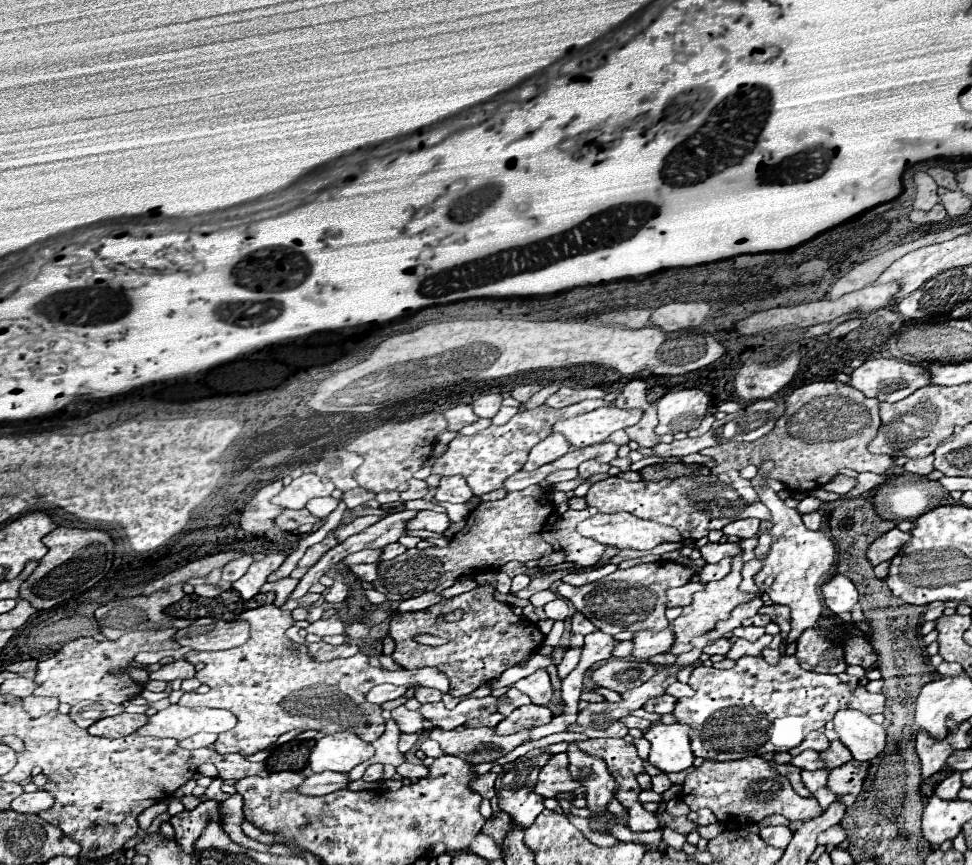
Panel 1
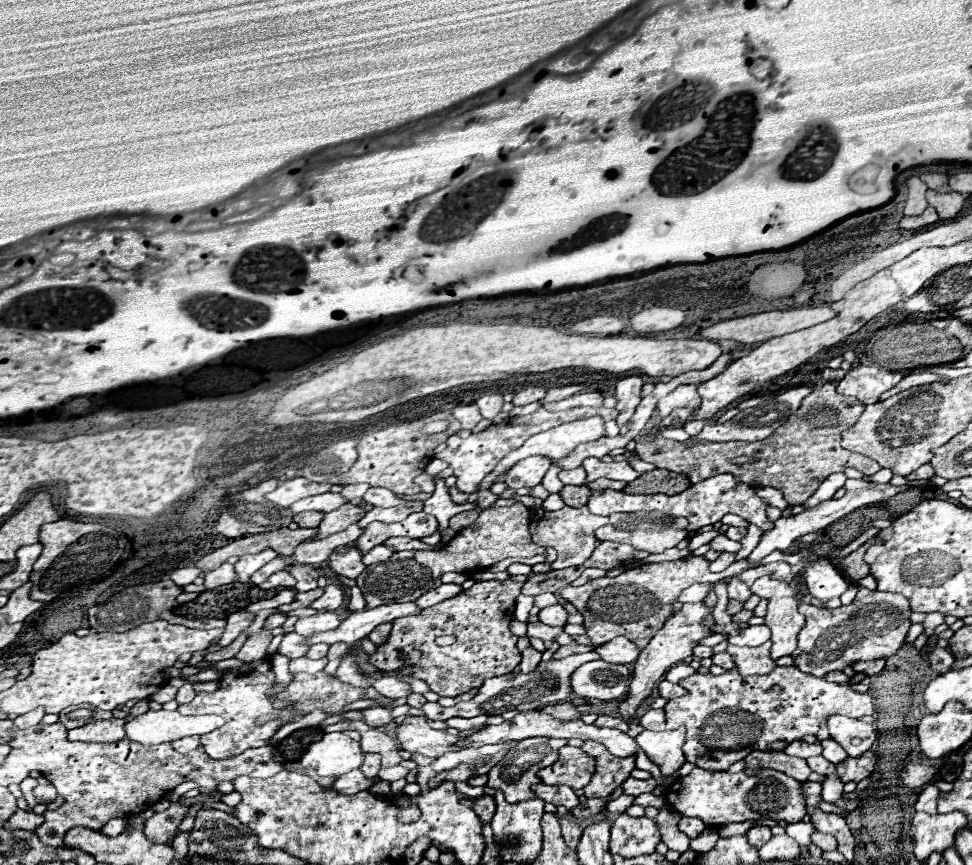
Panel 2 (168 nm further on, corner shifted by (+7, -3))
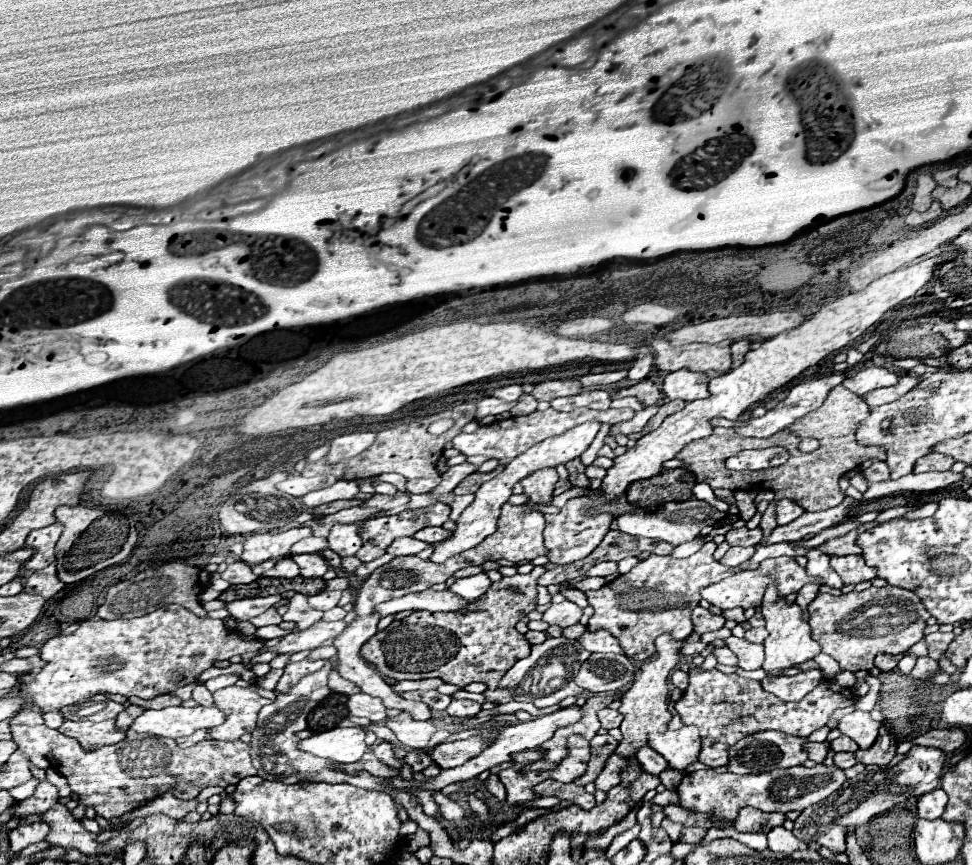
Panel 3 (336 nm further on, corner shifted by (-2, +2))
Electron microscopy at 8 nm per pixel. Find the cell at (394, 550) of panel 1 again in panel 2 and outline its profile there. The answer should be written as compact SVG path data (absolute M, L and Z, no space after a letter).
M392 537L386 543L390 547L394 547L396 551L402 551L402 549L432 549L432 545L426 545L418 539L410 539L410 537Z

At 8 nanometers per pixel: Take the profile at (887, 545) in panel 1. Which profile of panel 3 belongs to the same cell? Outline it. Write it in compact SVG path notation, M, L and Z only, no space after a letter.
M853 554L853 556L843 556L843 558L831 558L830 565L833 570L841 576L841 580L845 584L857 584L863 580L873 580L877 574L871 566L865 564L861 554Z

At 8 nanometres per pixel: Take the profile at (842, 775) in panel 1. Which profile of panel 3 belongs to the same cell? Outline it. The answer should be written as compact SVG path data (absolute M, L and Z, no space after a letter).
M881 726L881 734L879 734L877 742L867 750L857 750L855 758L857 758L857 762L861 762L865 766L869 766L869 764L887 766L891 762L891 758L895 756L895 748L897 748L897 742L895 742L893 732L889 732L889 728L885 728L885 726Z

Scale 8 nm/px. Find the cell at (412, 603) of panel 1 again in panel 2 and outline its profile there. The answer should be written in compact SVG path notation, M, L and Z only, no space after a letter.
M442 583L438 589L432 589L432 591L424 593L422 597L418 597L418 599L416 599L416 605L422 607L422 609L426 609L426 607L432 607L432 605L436 605L436 603L440 603L440 601L450 599L450 597L456 597L460 591L462 591L462 585L456 585L456 583L444 585L444 583Z

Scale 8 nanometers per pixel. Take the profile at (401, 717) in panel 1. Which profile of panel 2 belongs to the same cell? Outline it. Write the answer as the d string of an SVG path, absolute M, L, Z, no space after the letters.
M368 707L368 709L362 709L362 715L364 715L364 721L370 725L370 727L386 727L392 717L390 717L390 709L384 709L384 707Z

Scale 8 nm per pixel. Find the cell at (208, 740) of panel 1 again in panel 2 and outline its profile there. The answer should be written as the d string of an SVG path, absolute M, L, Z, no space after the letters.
M192 735L192 737L182 737L180 741L174 741L172 747L174 747L176 751L180 751L180 753L188 753L188 751L200 747L200 737L194 737L194 735Z

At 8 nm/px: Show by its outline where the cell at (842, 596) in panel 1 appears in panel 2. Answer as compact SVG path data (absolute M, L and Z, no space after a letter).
M816 561L804 569L804 581L812 597L820 601L830 601L840 597L848 589L848 581L830 561Z

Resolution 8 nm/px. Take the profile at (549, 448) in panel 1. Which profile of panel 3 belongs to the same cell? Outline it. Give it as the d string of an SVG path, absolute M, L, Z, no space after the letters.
M543 468L537 470L533 474L529 474L527 478L521 480L523 484L523 492L529 494L529 502L525 504L527 508L533 508L533 504L547 504L553 496L551 492L555 490L555 482L557 482L557 472L555 468Z

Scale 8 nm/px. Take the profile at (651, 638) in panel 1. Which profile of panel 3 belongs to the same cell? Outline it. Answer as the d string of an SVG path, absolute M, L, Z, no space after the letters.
M585 630L585 634L579 638L581 646L585 646L585 650L589 652L601 652L601 654L623 654L621 644L617 642L617 638L613 638L609 632L599 630L599 632L589 632Z

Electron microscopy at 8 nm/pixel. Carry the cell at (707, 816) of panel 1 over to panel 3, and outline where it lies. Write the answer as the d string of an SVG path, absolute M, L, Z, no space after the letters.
M689 826L689 828L683 828L683 832L681 832L681 840L683 842L699 842L703 836L705 836L705 828L701 828L701 826Z

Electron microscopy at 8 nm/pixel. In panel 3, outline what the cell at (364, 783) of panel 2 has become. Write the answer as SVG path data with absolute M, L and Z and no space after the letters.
M571 706L571 708L563 708L563 710L559 710L559 712L555 712L555 714L549 714L549 716L541 716L541 718L533 718L533 720L529 720L529 722L519 722L519 724L515 724L515 726L507 726L507 728L503 730L505 736L499 736L493 746L489 746L485 752L479 754L479 758L471 758L471 760L465 762L461 768L445 768L445 770L441 770L437 776L427 778L427 780L423 780L423 782L403 780L403 778L395 776L395 778L389 778L389 784L391 784L393 788L397 788L397 790L441 790L441 788L445 788L447 784L453 784L453 782L473 780L475 776L479 776L479 774L485 772L485 770L491 770L493 766L513 762L511 754L521 752L521 750L529 750L529 748L533 748L533 746L543 744L549 736L553 736L553 732L555 732L557 728L561 728L561 726L565 726L565 724L571 724L571 722L577 722L577 720L579 720L579 706Z

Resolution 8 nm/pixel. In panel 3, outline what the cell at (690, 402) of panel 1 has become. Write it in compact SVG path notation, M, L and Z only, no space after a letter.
M677 370L665 376L663 380L663 392L669 400L697 400L707 398L707 374L693 374L689 370Z

